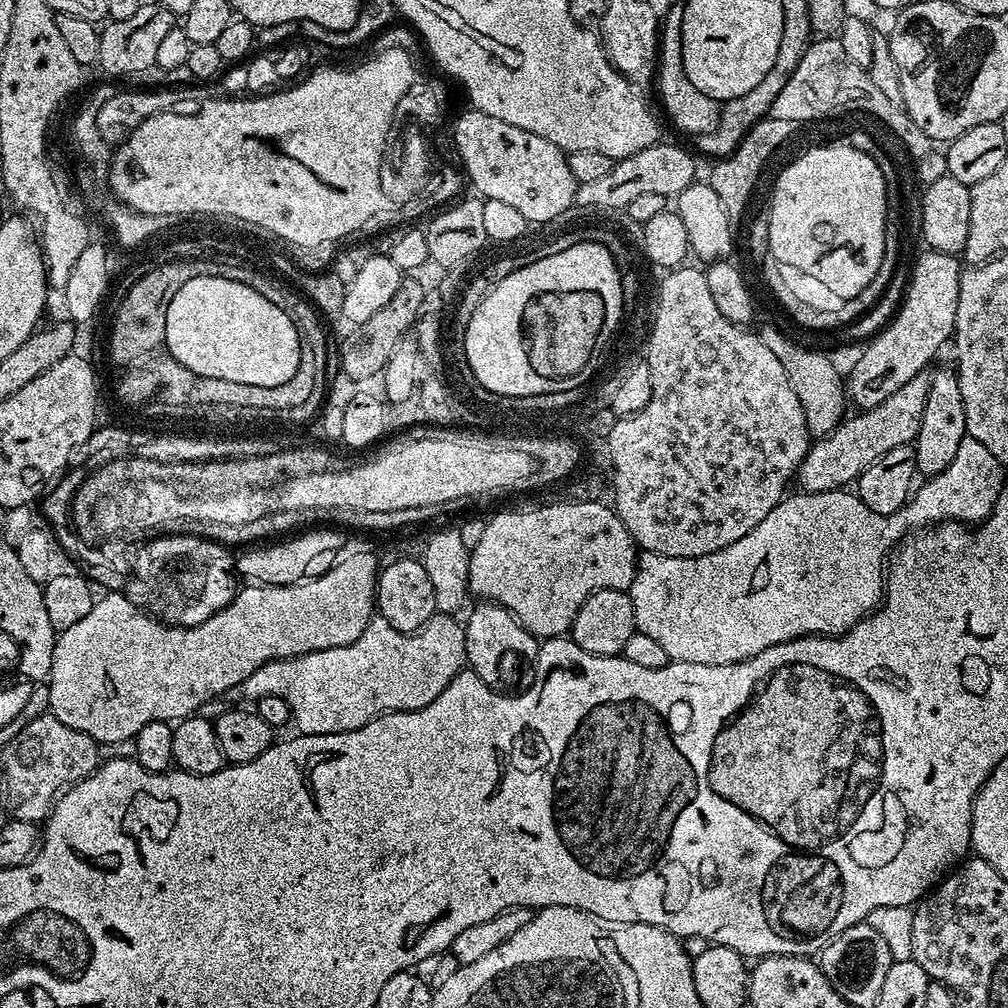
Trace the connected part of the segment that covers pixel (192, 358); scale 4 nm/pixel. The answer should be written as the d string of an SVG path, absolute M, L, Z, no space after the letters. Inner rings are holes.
M196 277L191 284L184 288L184 291L180 291L179 296L176 296L175 304L172 304L171 312L168 313L167 318L168 337L171 340L171 347L173 352L176 352L176 356L179 356L177 362L187 370L206 379L218 378L247 385L270 387L279 386L289 381L299 370L299 338L296 333L296 324L278 306L267 301L258 290L251 289L250 286L244 285L242 282L228 281L226 278L220 277Z

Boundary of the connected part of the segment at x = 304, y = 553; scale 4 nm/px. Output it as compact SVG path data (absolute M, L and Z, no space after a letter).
M314 526L296 535L275 541L278 542L276 544L260 544L241 551L244 553L237 555L235 569L240 576L242 574L250 579L247 581L263 587L297 584L308 574L306 572L320 556L336 550L340 552L347 547L346 534L345 529L334 526Z

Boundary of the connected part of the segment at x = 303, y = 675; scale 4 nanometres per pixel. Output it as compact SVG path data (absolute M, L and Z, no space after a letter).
M437 612L417 632L394 630L390 622L382 615L373 615L372 621L362 630L362 634L354 642L346 646L338 646L330 650L307 652L301 656L293 656L291 660L271 660L250 674L238 686L230 686L227 699L236 706L243 705L243 700L255 702L262 698L282 698L286 706L290 706L294 728L301 736L317 736L318 734L338 734L358 730L366 726L374 718L386 712L413 712L425 708L458 673L466 668L466 638L464 624L456 621L455 615Z

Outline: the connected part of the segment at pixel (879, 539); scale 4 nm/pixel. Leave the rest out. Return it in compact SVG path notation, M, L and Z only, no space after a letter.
M966 438L962 442L962 446L958 446L958 452L954 454L954 460L946 466L946 470L942 470L936 476L927 477L923 481L924 485L921 488L919 485L913 491L908 503L889 516L874 514L874 510L866 507L861 502L859 495L852 490L803 491L799 494L800 496L787 495L778 506L774 506L774 510L770 510L770 514L766 514L766 518L762 518L762 522L758 522L758 526L754 526L754 530L750 530L750 534L738 538L738 542L730 542L730 546L726 546L714 554L702 554L698 558L670 558L669 556L659 556L653 552L641 551L636 562L636 577L632 585L626 589L634 606L636 630L656 639L666 650L669 661L685 660L686 662L702 662L703 664L733 664L739 660L750 658L754 654L762 654L762 650L766 650L770 646L778 646L782 642L796 640L799 636L843 636L869 612L876 611L881 603L886 579L886 561L901 537L909 530L915 530L929 522L941 520L979 522L986 519L992 512L998 494L1006 487L1004 472L1005 469L996 461L994 454L990 454L990 450L986 450L986 446L982 446L982 442Z

